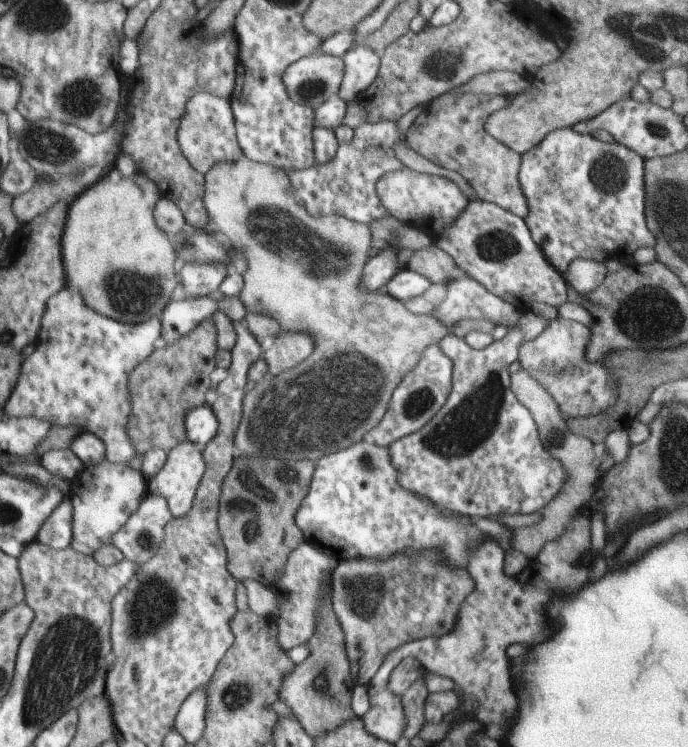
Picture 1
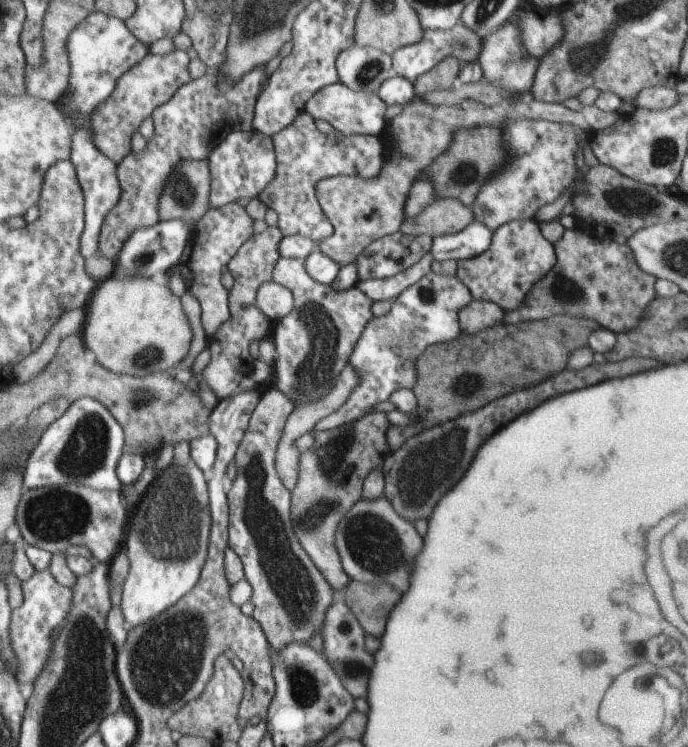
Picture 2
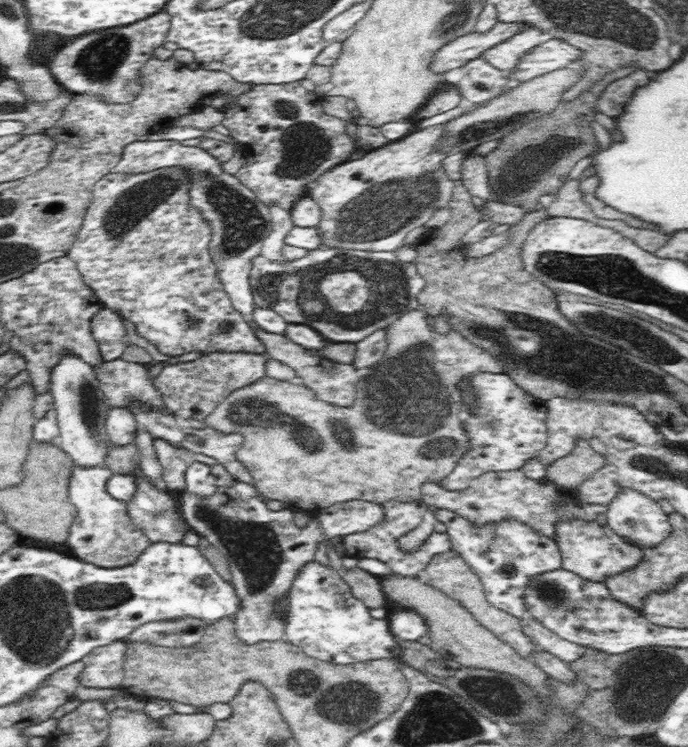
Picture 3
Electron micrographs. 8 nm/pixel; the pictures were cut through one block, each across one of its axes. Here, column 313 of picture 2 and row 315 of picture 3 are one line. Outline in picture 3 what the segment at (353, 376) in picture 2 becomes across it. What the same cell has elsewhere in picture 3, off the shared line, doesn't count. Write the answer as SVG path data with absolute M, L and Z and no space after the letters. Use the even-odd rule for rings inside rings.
M412 310L388 326L388 352L374 366L374 370L360 378L360 384L356 386L358 400L350 408L318 400L310 388L304 388L298 382L282 382L262 376L254 384L232 392L220 406L216 406L204 424L206 428L212 428L224 436L240 434L242 444L240 450L236 450L236 458L248 468L258 492L272 500L284 502L292 510L318 512L352 500L366 500L374 504L384 504L390 500L416 502L426 482L442 482L458 462L458 458L452 460L452 456L432 460L434 456L428 456L428 440L422 440L422 436L454 434L456 454L464 452L462 444L468 444L466 432L460 428L460 394L452 390L462 380L460 376L472 376L478 372L502 374L502 366L496 364L490 352L482 350L480 346L472 346L456 332L450 332L448 336L436 334L436 330L430 330L426 316L426 312Z

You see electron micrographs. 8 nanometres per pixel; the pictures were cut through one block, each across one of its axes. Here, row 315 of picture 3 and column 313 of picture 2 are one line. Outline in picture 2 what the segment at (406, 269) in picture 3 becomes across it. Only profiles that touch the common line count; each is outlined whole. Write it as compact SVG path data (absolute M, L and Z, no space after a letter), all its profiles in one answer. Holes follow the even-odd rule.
M279 258L275 264L273 280L293 294L293 308L289 316L279 318L273 328L271 342L275 346L275 360L271 366L271 390L281 392L295 404L293 412L301 406L323 400L339 384L351 356L359 348L367 326L371 324L371 302L357 288L335 288L333 284L321 284L307 274L305 258Z

